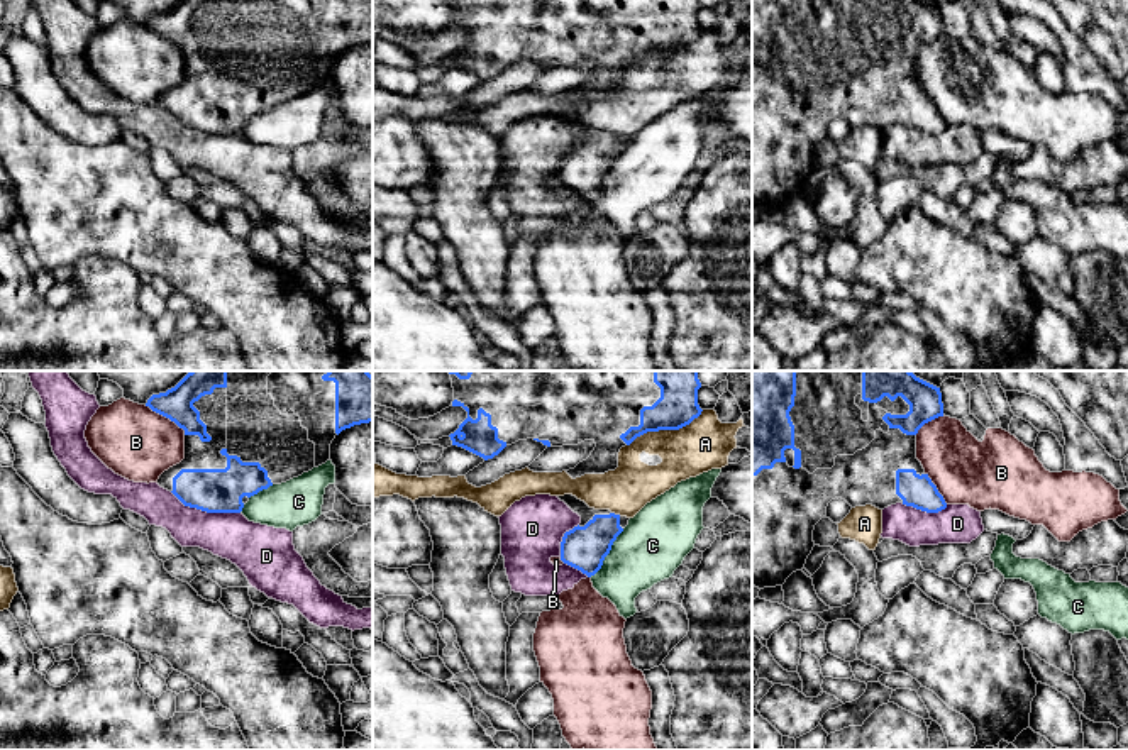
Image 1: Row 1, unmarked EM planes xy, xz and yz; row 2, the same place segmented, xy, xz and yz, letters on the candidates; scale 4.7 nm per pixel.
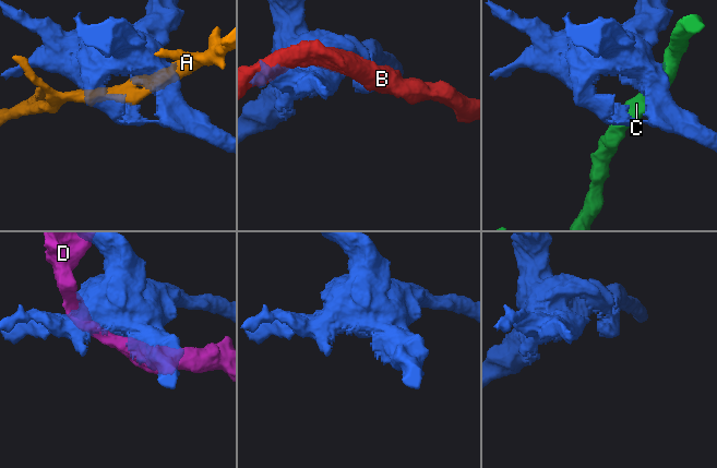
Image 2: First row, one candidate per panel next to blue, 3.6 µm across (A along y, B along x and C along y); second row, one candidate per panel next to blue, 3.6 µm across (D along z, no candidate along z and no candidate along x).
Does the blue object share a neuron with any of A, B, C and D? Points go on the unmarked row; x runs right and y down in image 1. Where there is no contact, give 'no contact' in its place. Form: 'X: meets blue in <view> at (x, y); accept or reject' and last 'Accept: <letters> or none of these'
A: meets blue in xz at (664, 49); reject
B: meets blue in xy at (166, 38); reject
C: meets blue in xz at (608, 173); reject
D: meets blue in xy at (205, 131); reject
Accept: none of these

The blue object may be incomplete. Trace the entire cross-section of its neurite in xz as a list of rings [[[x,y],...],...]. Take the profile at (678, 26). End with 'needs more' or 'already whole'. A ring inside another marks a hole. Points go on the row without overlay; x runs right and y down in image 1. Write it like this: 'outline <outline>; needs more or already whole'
outline [[[452,0],[452,8],[452,27],[467,32],[467,39],[449,56],[452,66],[488,81],[527,59],[547,68],[593,61],[591,76],[566,91],[572,100],[615,91],[622,68],[647,52],[679,51],[703,32],[698,25],[699,0]]]; needs more

